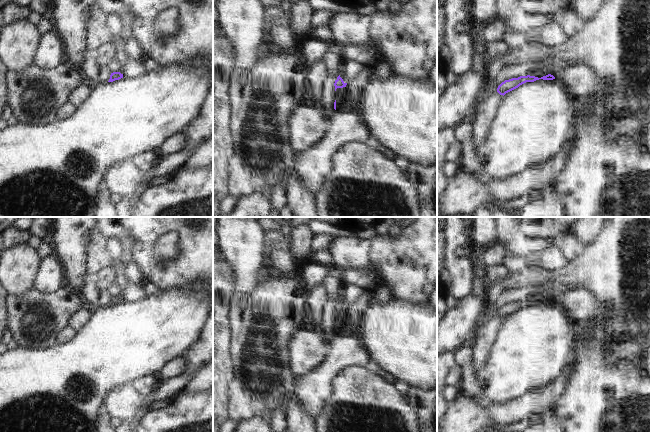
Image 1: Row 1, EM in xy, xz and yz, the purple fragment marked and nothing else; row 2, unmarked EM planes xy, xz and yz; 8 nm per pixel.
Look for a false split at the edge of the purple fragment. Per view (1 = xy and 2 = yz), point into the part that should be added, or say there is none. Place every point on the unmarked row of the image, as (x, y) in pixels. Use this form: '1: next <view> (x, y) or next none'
1: next xy (104, 300)
2: next yz (554, 294)

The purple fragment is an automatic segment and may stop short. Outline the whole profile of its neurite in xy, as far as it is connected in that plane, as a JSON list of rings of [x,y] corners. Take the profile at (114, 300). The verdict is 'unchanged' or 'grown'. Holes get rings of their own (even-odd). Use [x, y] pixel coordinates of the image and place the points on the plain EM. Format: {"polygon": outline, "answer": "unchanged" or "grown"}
{"polygon": [[[103,290],[100,292],[99,304],[101,308],[113,306],[121,302],[123,302],[123,298],[121,298],[120,296],[111,297],[108,293],[108,290]]], "answer": "grown"}

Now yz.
{"polygon": [[[564,283],[558,289],[554,289],[548,293],[544,293],[542,295],[532,294],[525,298],[524,300],[520,300],[518,302],[512,302],[509,304],[505,304],[502,306],[498,312],[497,316],[500,319],[505,319],[506,317],[518,312],[520,309],[526,306],[534,306],[539,303],[543,304],[553,304],[559,298],[561,293],[567,292],[572,288],[583,287],[582,284],[571,284],[571,283]]], "answer": "grown"}

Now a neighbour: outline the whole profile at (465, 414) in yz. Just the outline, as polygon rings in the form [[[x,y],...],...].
[[[570,355],[556,381],[544,387],[538,392],[530,393],[522,398],[513,399],[505,404],[485,406],[476,400],[468,398],[462,392],[457,399],[448,405],[447,414],[438,423],[442,426],[442,432],[483,432],[488,427],[508,426],[520,421],[528,420],[532,416],[543,415],[550,410],[555,410],[558,401],[564,394],[565,385],[572,371],[572,357]]]

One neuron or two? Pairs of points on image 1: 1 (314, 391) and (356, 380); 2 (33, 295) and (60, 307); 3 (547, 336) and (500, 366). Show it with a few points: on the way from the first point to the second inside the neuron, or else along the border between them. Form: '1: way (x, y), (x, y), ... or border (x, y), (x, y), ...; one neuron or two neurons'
1: border (344, 367), (333, 379), (332, 391), (322, 409); two neurons
2: way (40, 301), (49, 307), (53, 307); one neuron
3: way (535, 347), (516, 366), (512, 366); one neuron

